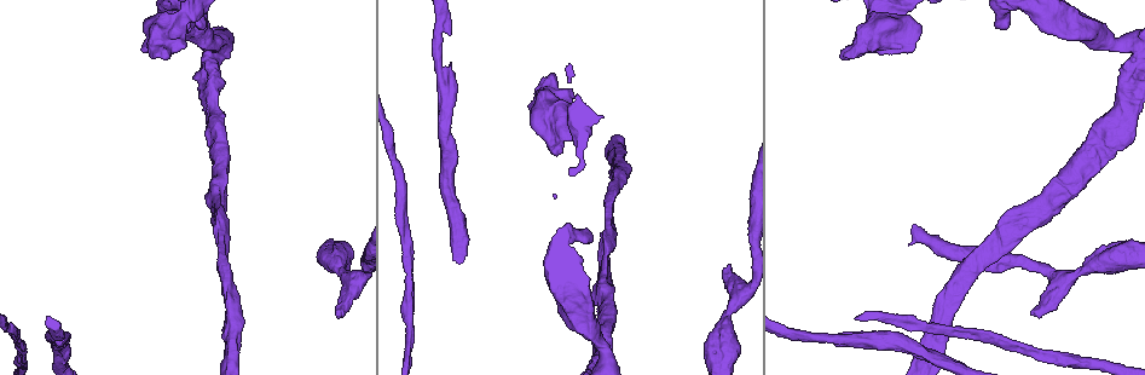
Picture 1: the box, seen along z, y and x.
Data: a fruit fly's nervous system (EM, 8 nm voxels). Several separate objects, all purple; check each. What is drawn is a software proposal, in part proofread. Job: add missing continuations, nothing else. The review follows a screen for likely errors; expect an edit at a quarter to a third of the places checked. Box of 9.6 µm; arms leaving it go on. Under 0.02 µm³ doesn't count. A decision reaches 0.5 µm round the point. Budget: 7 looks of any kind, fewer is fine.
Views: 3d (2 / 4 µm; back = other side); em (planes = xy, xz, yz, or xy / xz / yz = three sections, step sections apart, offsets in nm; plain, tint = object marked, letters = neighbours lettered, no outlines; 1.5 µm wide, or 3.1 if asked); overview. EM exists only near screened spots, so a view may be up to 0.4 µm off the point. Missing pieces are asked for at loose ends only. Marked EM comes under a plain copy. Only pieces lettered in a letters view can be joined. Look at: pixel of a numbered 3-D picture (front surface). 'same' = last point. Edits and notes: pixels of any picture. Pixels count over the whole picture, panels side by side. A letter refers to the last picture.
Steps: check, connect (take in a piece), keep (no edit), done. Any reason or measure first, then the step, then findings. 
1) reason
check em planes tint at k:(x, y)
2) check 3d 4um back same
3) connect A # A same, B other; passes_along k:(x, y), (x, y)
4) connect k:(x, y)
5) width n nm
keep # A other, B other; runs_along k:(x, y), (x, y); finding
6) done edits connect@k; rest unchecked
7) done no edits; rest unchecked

free end
check 3d 4um at 1:(730, 266)

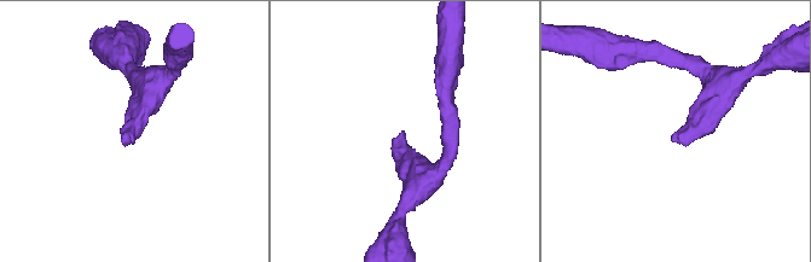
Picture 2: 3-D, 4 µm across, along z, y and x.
check em xz step 4 tint at 2:(133, 141)

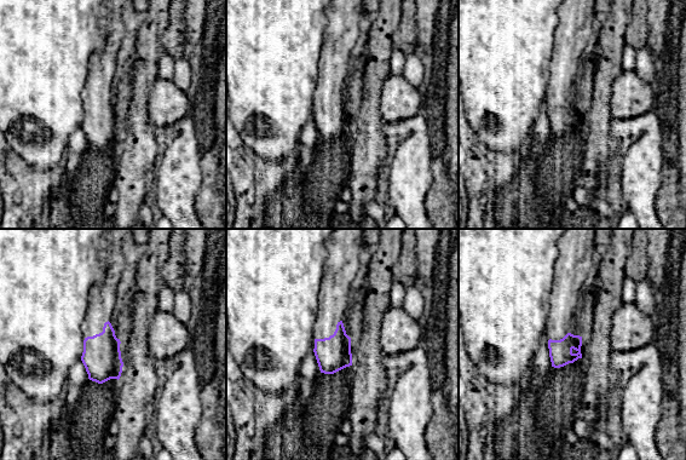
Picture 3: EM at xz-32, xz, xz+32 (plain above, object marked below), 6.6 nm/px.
check em planes letters same

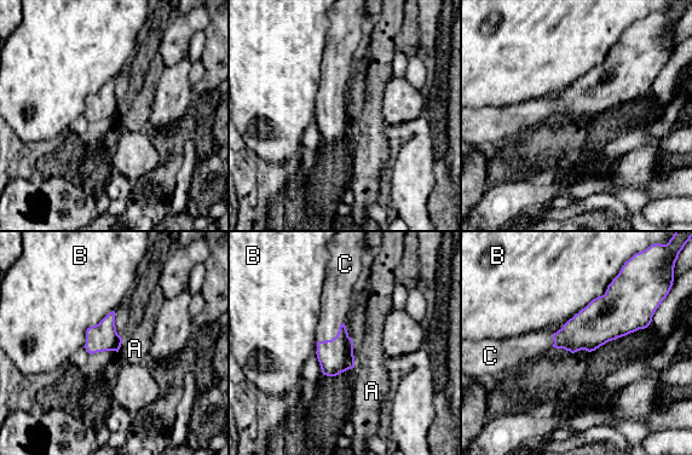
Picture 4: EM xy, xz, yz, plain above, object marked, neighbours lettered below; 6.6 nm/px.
connect C # A other, B other, C same; passes_along 4:(335, 356), (333, 338), (336, 300); it goes on there

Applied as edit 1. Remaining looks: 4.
see it whole again
check overview

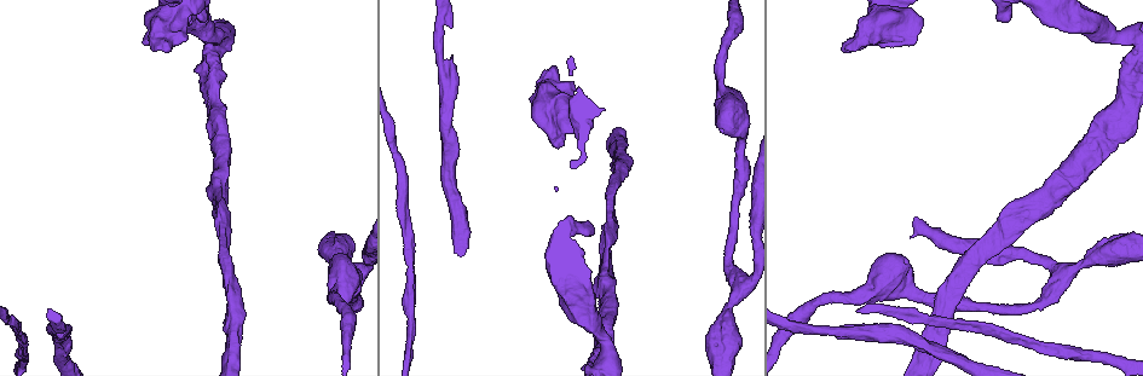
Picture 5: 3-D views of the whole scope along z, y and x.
thick end
check em xy step 8 tint at 5:(916, 40)

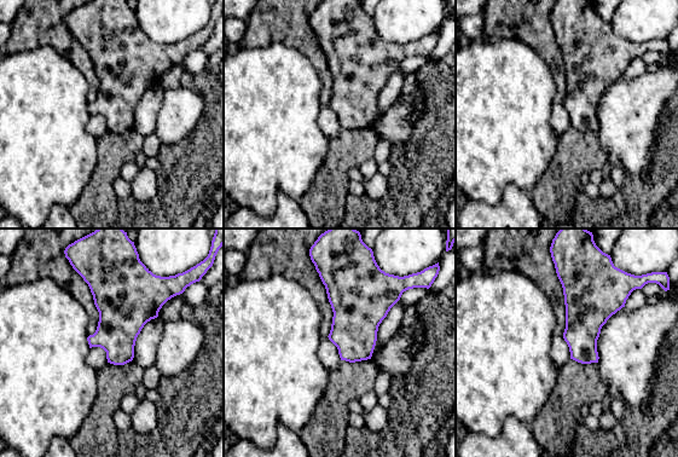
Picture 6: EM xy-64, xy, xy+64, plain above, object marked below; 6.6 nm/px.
check em planes letters same

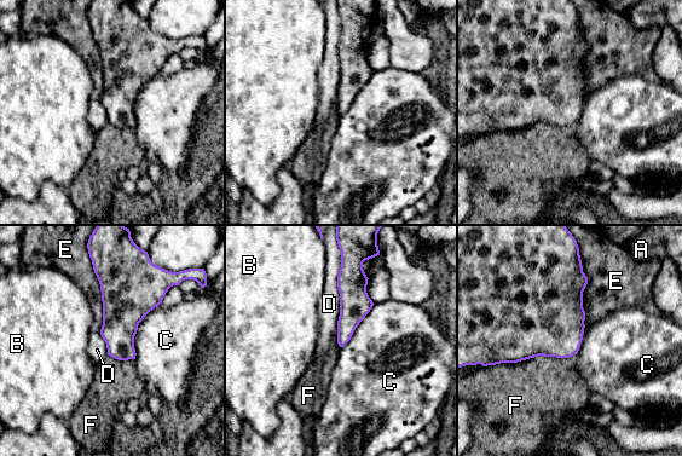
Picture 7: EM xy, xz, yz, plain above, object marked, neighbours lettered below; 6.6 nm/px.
keep # A other, B other, C other, D other, E other, F other; border 7:(161, 302), (138, 325), (134, 358); none of them fits

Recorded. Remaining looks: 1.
free end
check em planes letters at 5:(1005, 17)

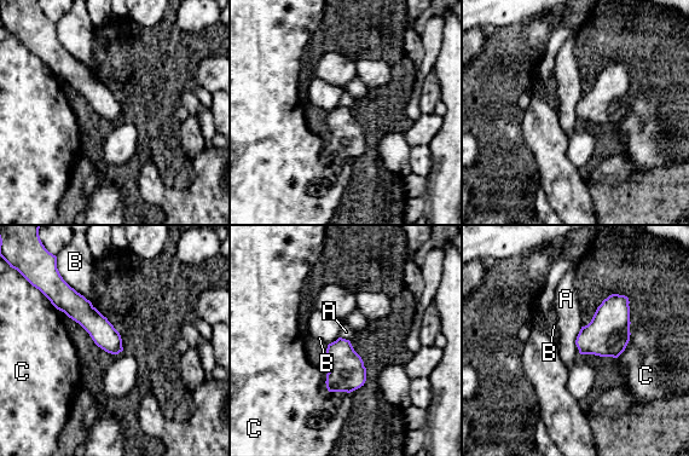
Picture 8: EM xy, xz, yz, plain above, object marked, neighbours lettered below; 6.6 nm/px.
longest_contact B 300 nm
keep # A other, B other, C other; no lettered piece goes on from it

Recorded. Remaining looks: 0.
done edits connect@4; rest unchecked

